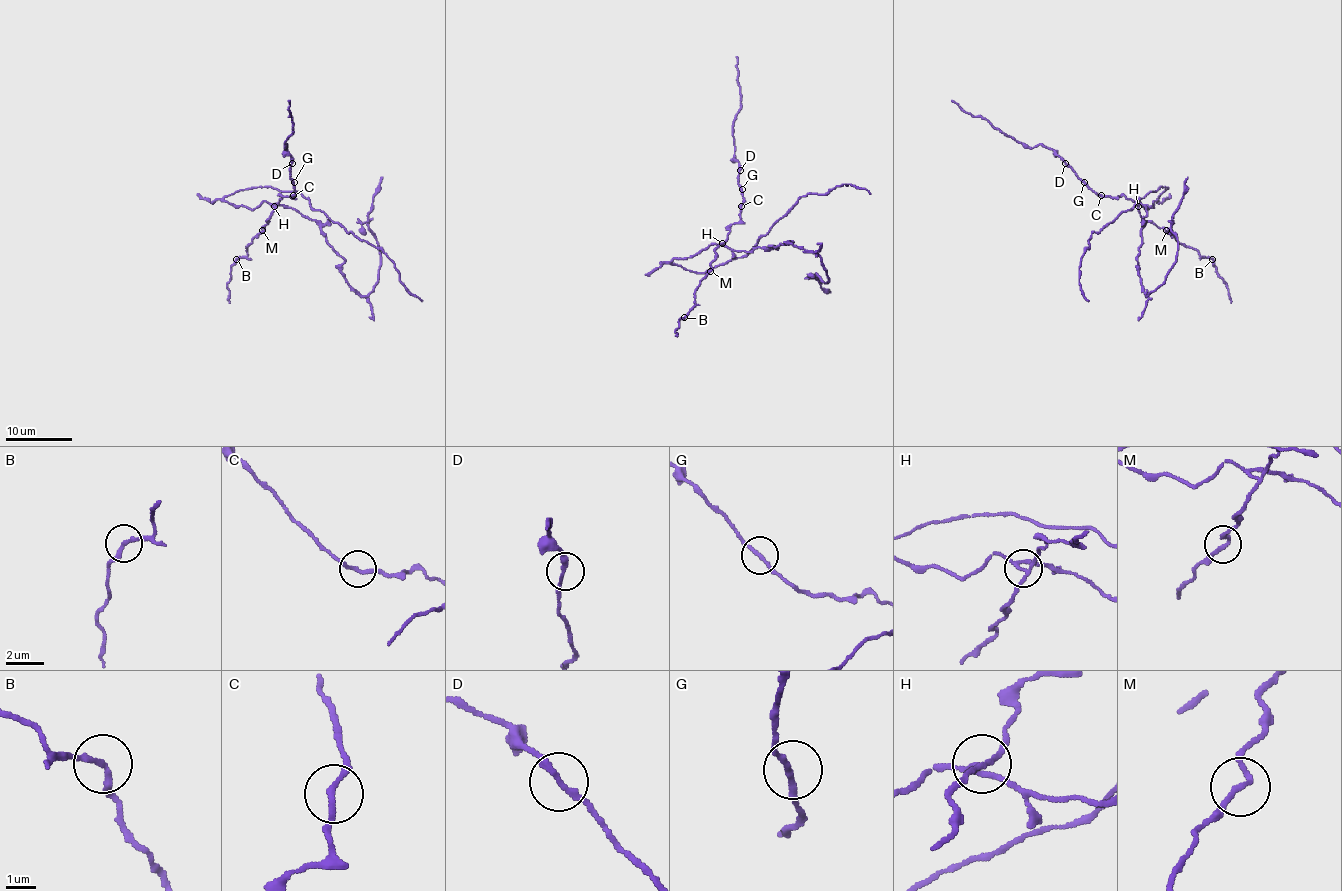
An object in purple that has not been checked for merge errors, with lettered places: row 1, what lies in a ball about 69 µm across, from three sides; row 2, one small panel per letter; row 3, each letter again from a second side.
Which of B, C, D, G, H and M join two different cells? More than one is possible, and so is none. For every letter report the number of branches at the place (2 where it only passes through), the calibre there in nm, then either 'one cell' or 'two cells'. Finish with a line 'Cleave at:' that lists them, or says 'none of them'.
B: 2 branches meet; 200 nm thick; two cells
C: 2 branches meet; 200 nm thick; one cell
D: 2 branches meet; 220 nm thick; one cell
G: 2 branches meet; 190 nm thick; one cell
H: 4 branches meet; 170 nm thick; two cells
M: 2 branches meet; 190 nm thick; one cell
Cleave at: B, H

